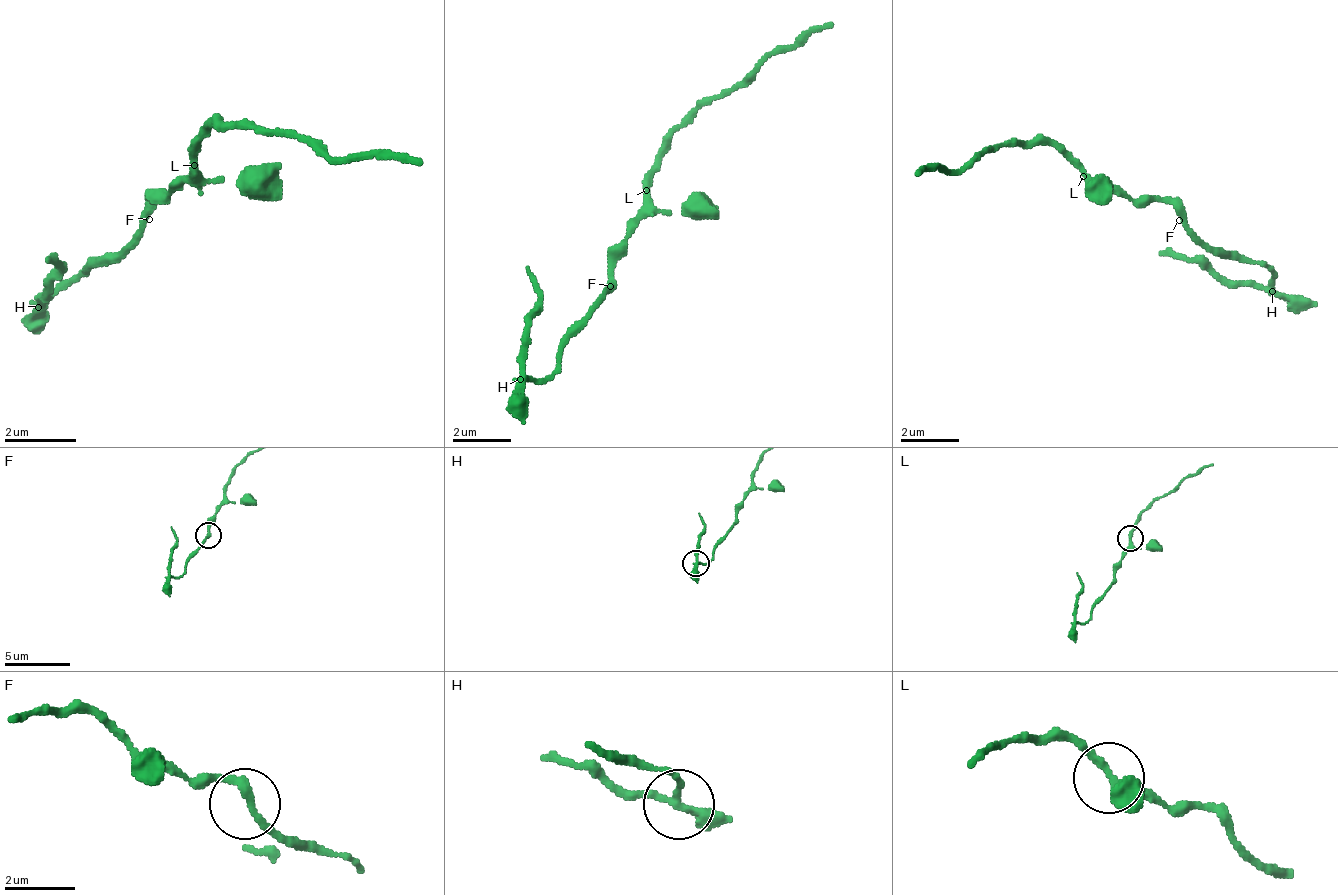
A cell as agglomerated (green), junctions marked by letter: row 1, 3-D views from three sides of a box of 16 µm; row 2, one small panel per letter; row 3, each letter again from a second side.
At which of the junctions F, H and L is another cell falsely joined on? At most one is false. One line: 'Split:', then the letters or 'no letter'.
Split: H

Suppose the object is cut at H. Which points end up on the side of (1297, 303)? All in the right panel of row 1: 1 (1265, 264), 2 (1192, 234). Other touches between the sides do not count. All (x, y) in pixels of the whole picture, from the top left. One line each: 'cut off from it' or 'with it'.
1: cut off from it
2: cut off from it

